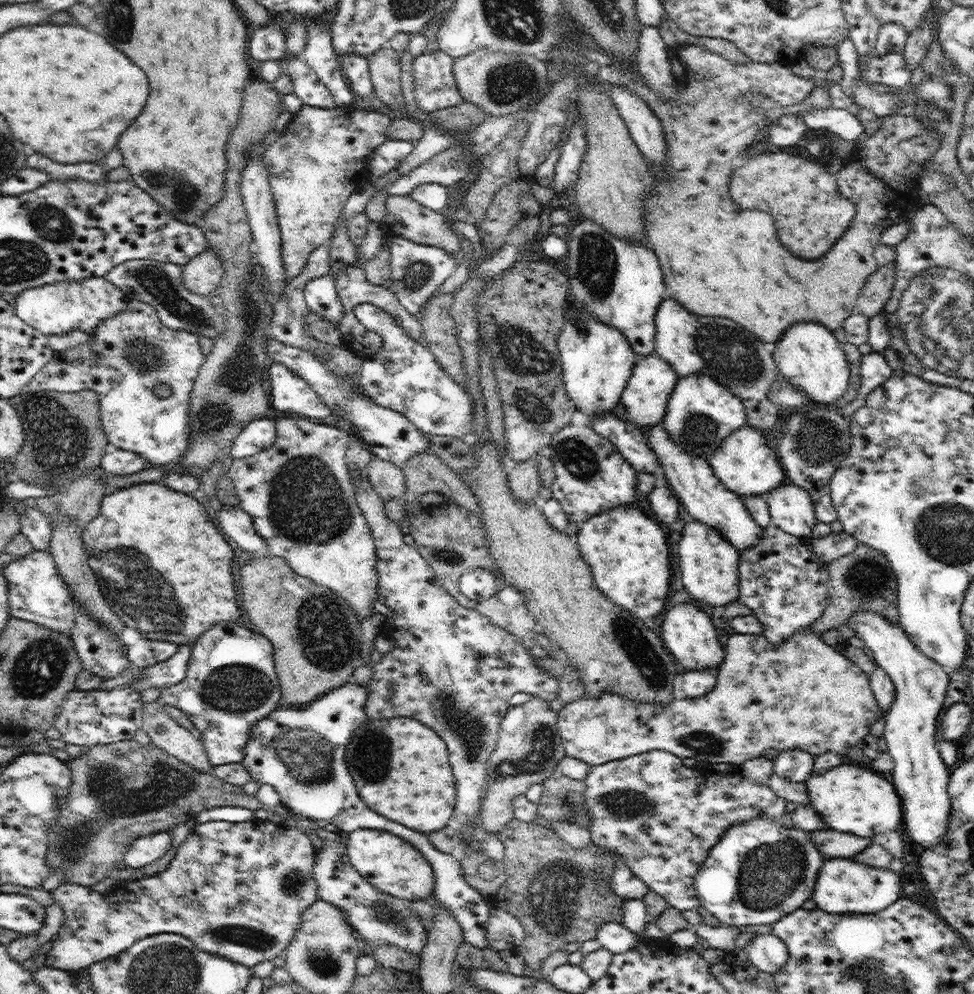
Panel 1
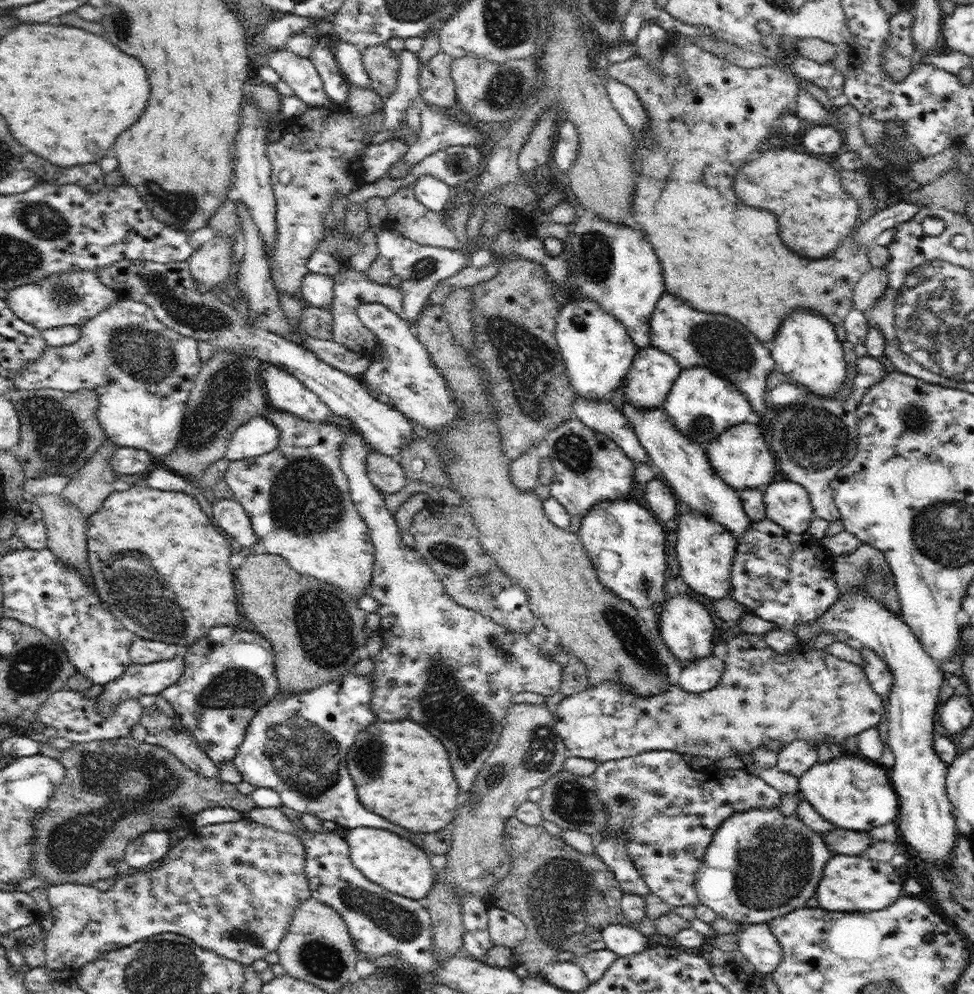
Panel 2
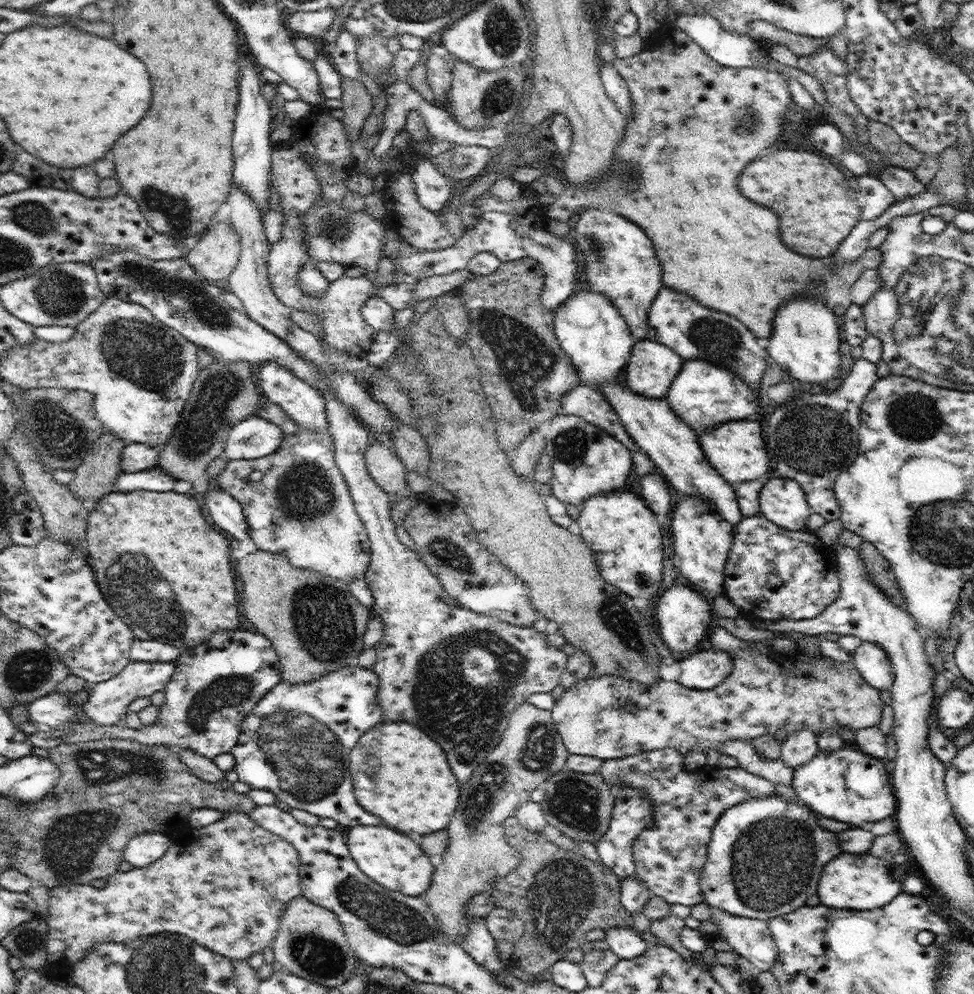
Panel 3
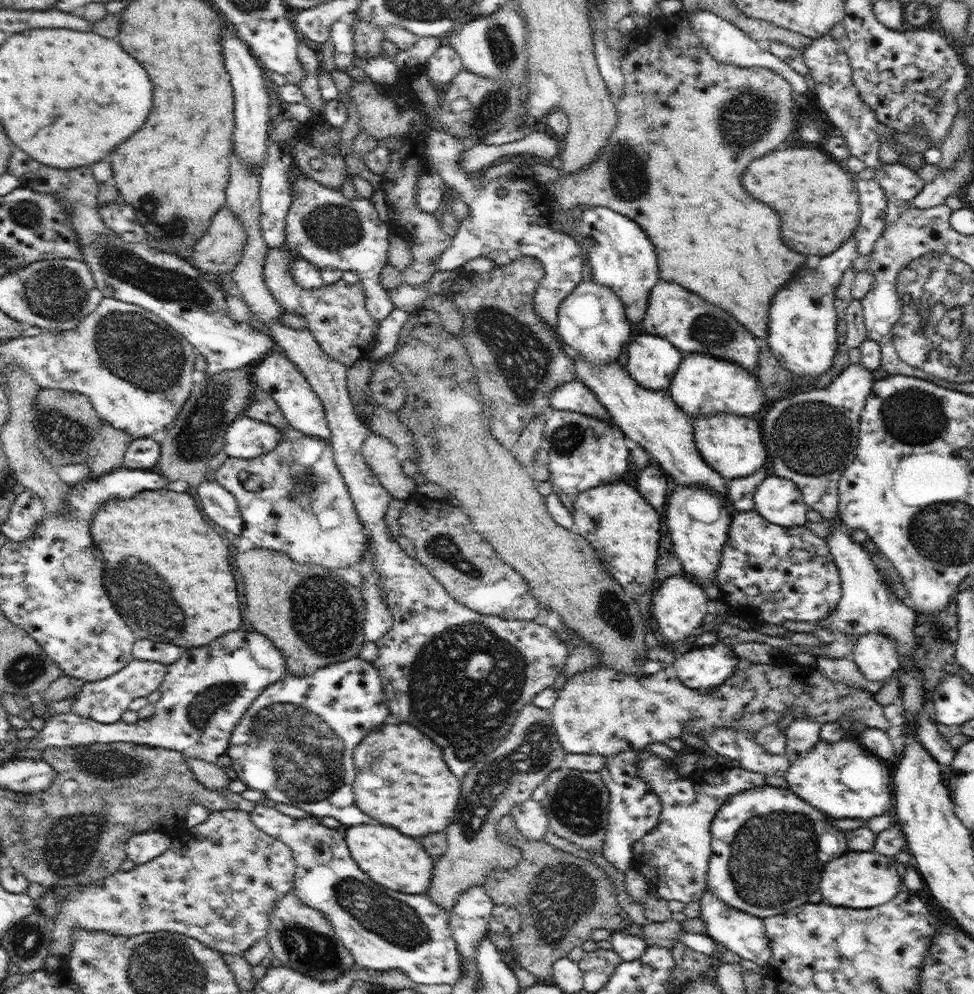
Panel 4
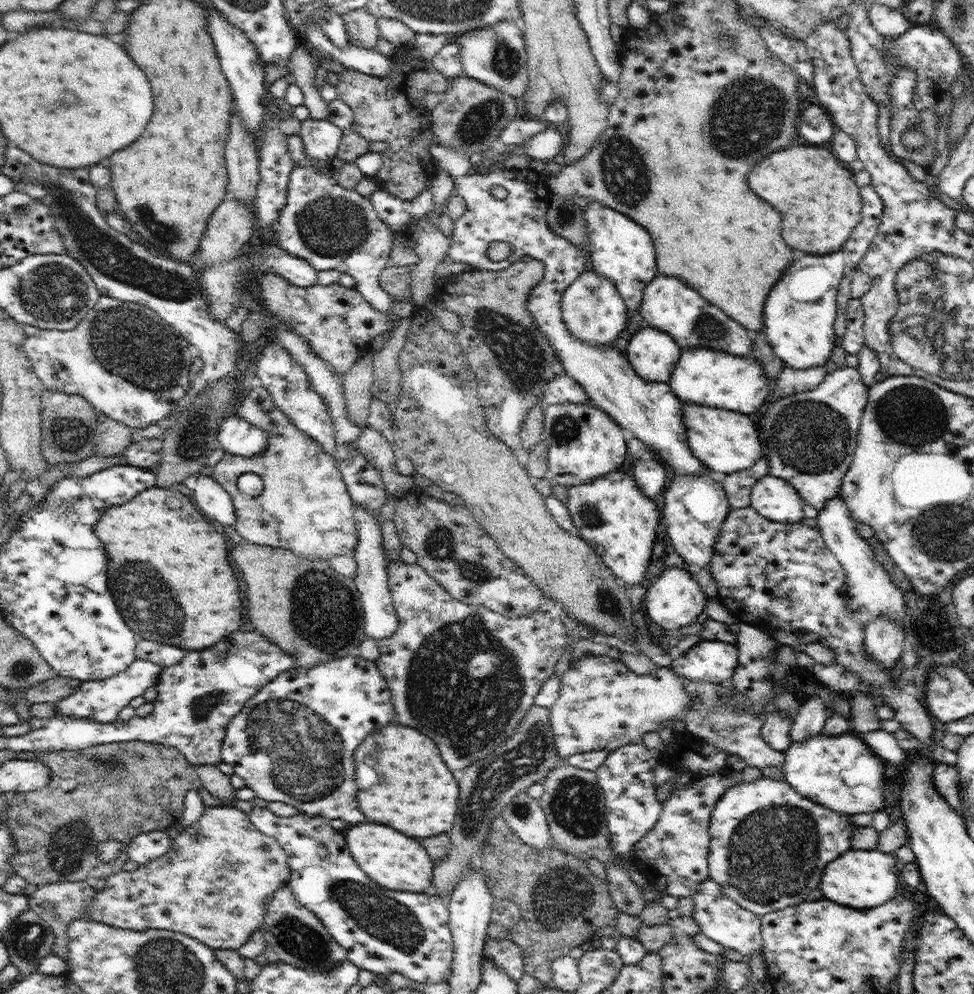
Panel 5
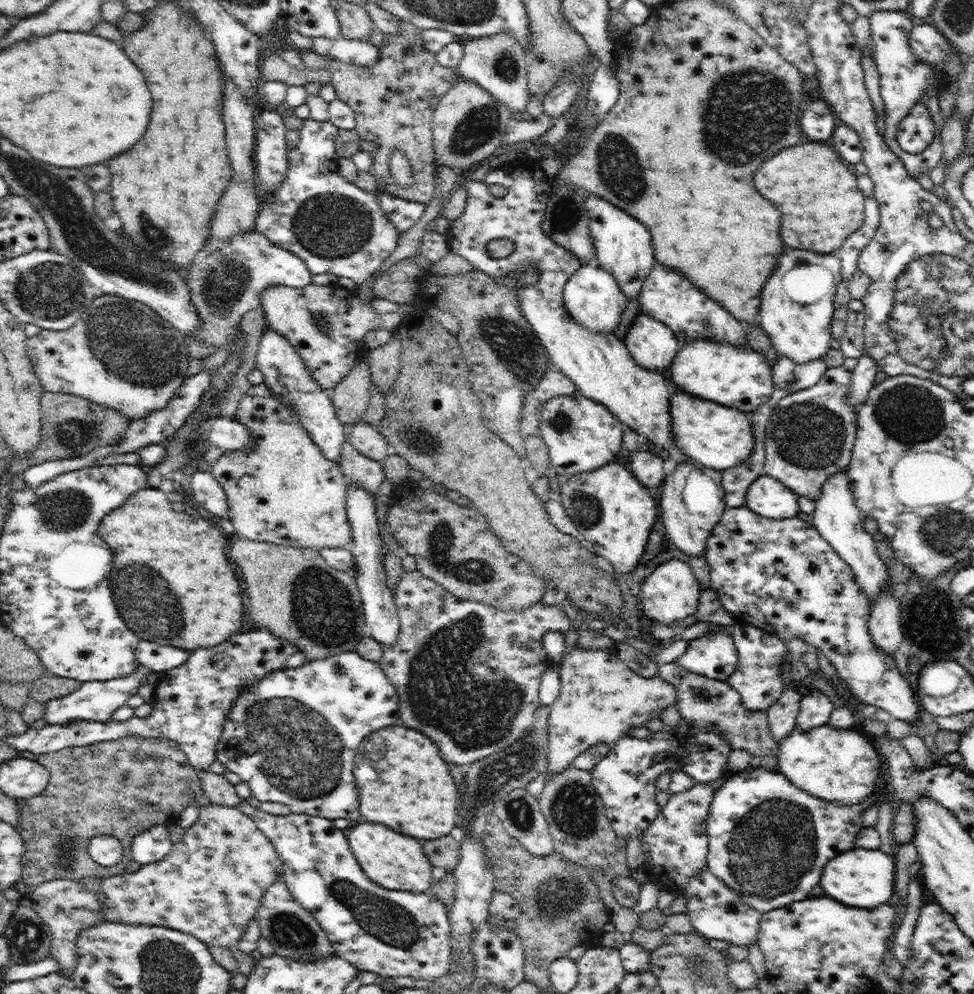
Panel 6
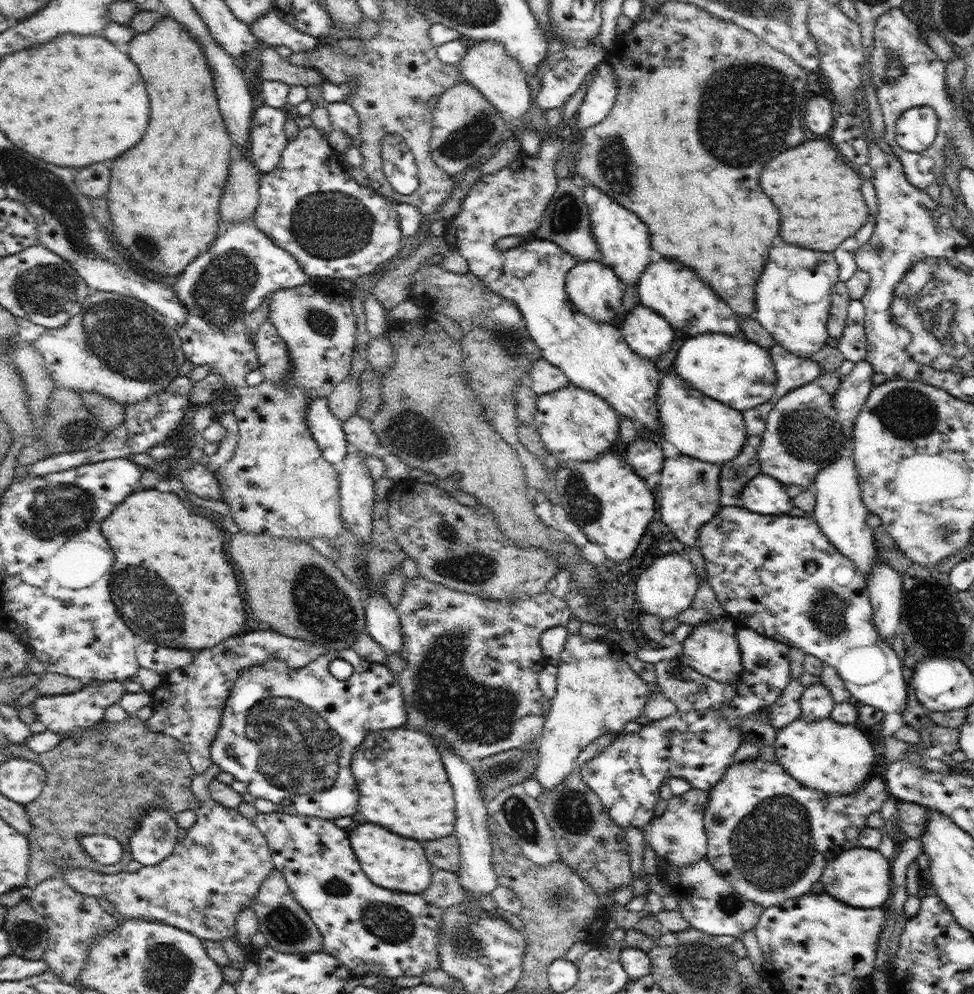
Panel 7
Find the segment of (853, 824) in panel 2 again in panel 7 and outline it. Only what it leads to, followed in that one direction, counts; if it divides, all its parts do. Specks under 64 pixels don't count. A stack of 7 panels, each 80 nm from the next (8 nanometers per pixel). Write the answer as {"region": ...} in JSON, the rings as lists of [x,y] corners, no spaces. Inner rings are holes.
{"region":[[[799,716],[786,728],[777,730],[774,747],[775,756],[782,768],[802,786],[821,790],[824,794],[837,794],[838,796],[848,796],[864,786],[871,770],[875,768],[875,760],[879,754],[865,734],[865,722],[840,724],[834,722],[831,716],[822,720],[806,720]]]}

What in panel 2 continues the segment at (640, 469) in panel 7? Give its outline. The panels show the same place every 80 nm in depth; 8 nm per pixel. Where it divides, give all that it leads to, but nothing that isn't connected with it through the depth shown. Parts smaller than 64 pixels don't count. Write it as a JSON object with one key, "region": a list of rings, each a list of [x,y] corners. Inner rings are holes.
{"region":[[[657,476],[646,484],[645,499],[648,509],[663,524],[664,522],[675,523],[678,518],[676,498],[674,498],[673,490],[661,477]]]}

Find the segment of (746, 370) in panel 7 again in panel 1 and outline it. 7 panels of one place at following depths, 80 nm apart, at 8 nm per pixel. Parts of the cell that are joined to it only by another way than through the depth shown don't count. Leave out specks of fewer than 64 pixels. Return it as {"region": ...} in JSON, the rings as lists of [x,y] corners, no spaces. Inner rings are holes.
{"region":[[[695,372],[678,379],[668,400],[663,425],[671,439],[690,456],[708,459],[727,436],[746,424],[746,419],[746,411],[740,398],[713,378]]]}

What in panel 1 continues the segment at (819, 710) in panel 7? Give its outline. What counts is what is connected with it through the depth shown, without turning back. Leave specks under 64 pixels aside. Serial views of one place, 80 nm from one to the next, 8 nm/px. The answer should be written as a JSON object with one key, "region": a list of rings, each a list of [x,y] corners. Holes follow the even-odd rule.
{"region":[[[797,748],[788,750],[785,755],[774,758],[773,774],[787,778],[790,782],[802,784],[814,770],[815,757]]]}

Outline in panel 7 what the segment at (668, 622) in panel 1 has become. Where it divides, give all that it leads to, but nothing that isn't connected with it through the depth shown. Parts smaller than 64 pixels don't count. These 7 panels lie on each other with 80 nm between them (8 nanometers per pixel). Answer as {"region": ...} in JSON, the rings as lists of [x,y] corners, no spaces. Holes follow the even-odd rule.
{"region":[[[677,553],[658,556],[638,578],[635,590],[639,611],[652,614],[660,620],[669,620],[690,607],[698,590],[699,576],[690,560]]]}

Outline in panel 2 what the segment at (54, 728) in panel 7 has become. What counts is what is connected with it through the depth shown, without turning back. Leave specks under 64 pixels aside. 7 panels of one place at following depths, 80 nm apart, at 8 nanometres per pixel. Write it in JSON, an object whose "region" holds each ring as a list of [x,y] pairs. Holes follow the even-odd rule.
{"region":[[[179,653],[172,660],[152,664],[131,663],[119,678],[107,682],[102,693],[97,697],[99,713],[108,718],[119,702],[125,698],[138,698],[145,694],[158,695],[172,686],[184,675],[184,660]]]}

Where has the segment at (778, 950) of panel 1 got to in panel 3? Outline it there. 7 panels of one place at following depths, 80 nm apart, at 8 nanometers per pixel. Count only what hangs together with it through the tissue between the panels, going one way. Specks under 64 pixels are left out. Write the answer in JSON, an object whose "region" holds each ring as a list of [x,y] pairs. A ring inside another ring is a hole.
{"region":[[[711,906],[711,919],[717,924],[718,936],[731,945],[739,956],[747,958],[758,970],[770,971],[778,958],[778,947],[767,921],[734,916]]]}

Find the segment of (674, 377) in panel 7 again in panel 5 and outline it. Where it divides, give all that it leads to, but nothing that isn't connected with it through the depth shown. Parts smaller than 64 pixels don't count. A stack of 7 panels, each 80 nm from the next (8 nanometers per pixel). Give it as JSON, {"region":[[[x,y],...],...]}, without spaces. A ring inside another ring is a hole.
{"region":[[[693,402],[681,403],[690,450],[708,470],[724,472],[724,474],[740,472],[752,468],[763,456],[763,446],[759,439],[759,423],[756,417],[715,406],[704,406]]]}

